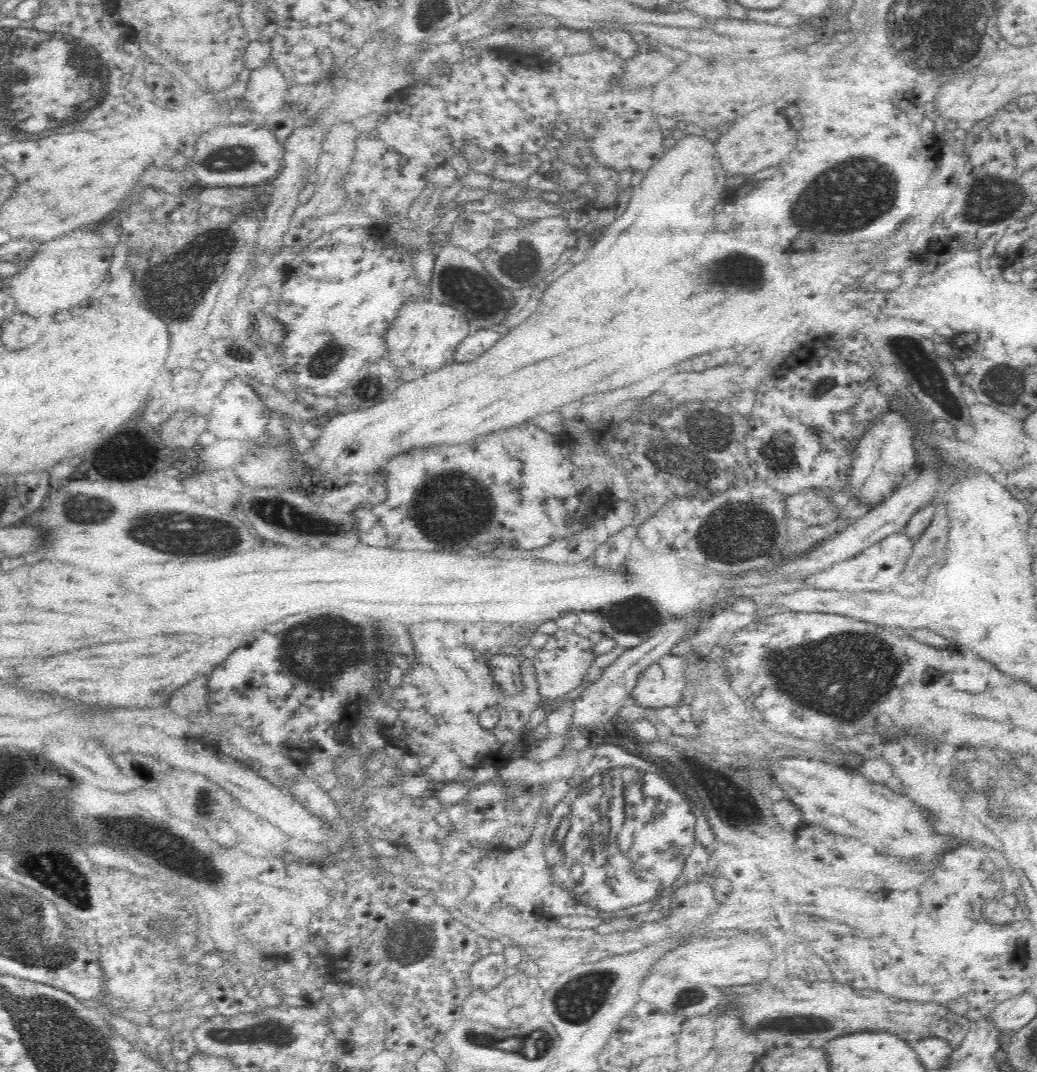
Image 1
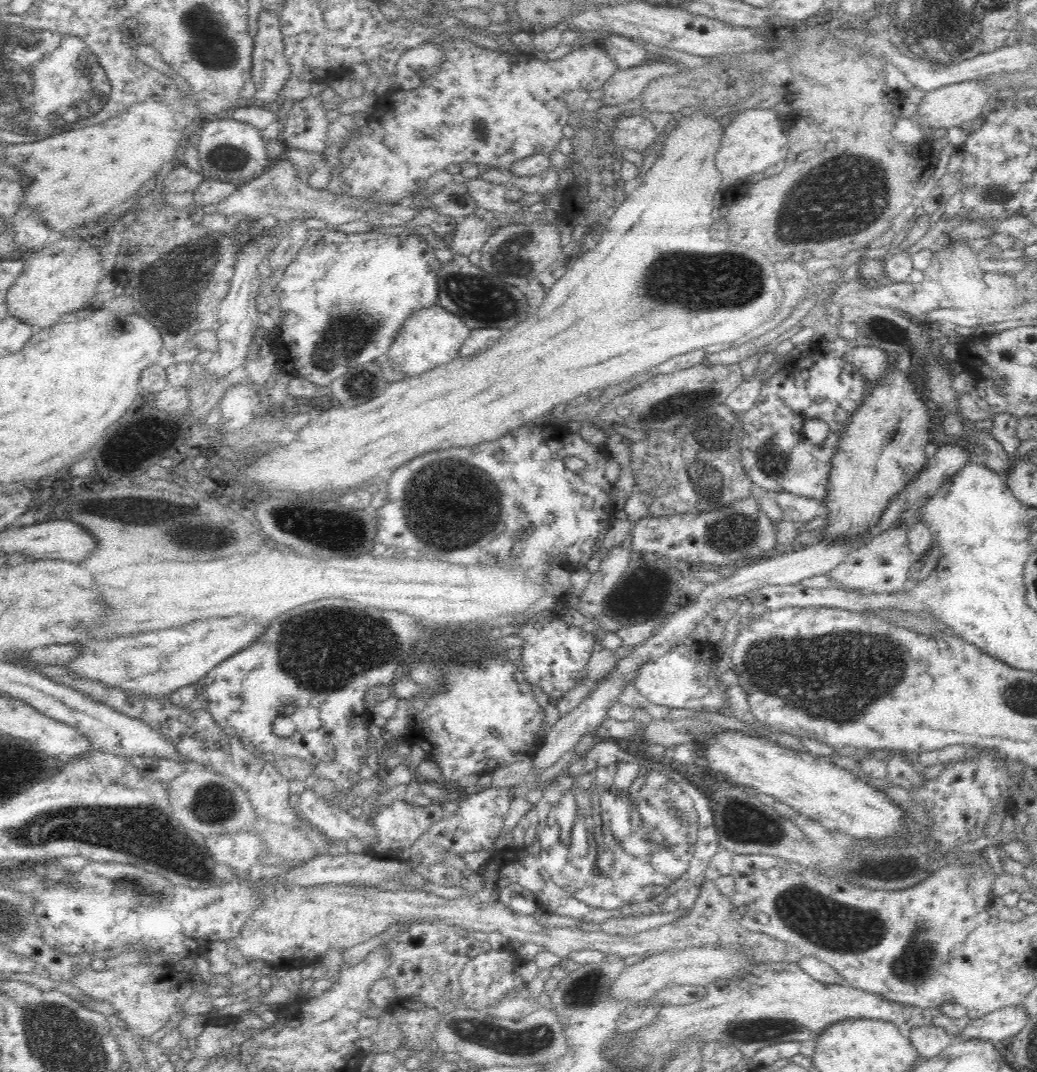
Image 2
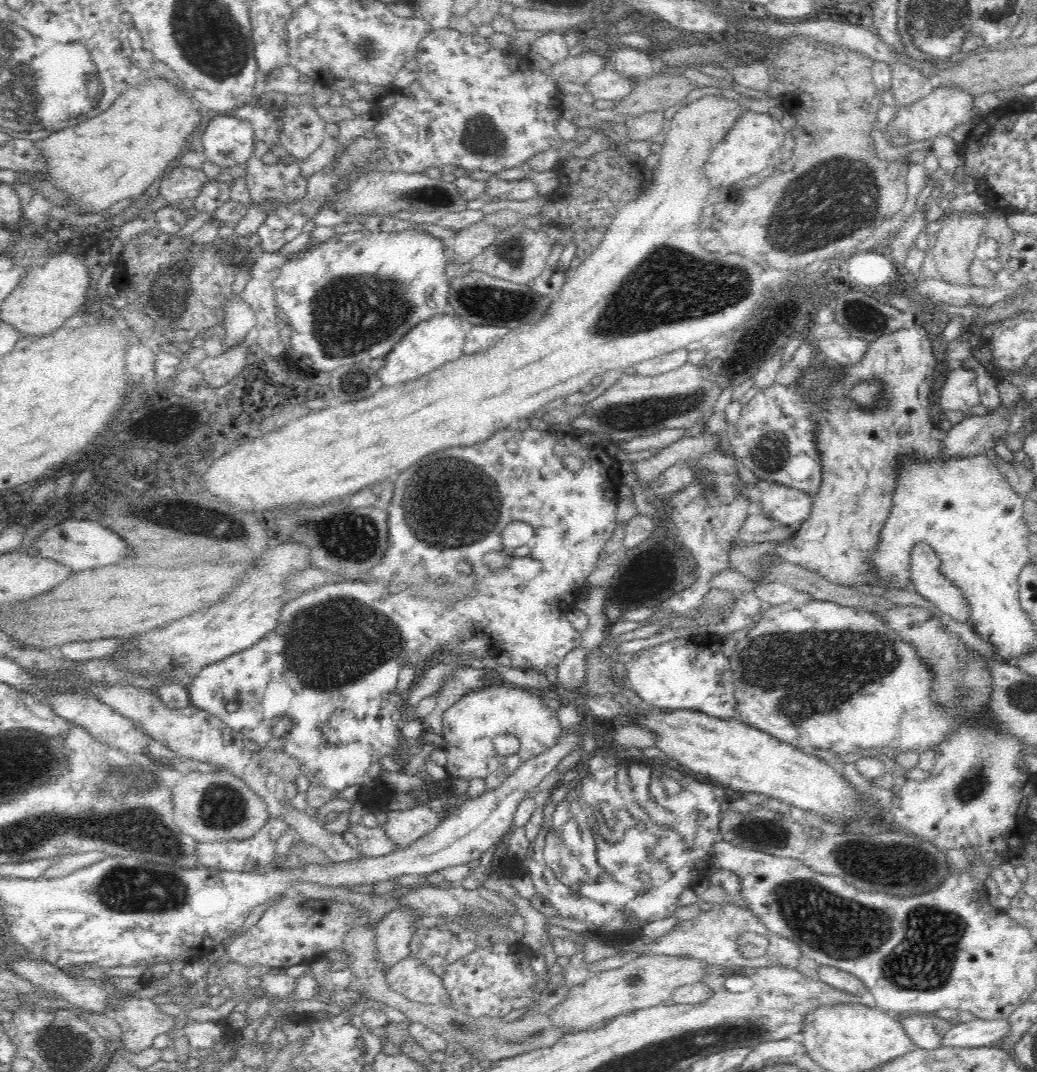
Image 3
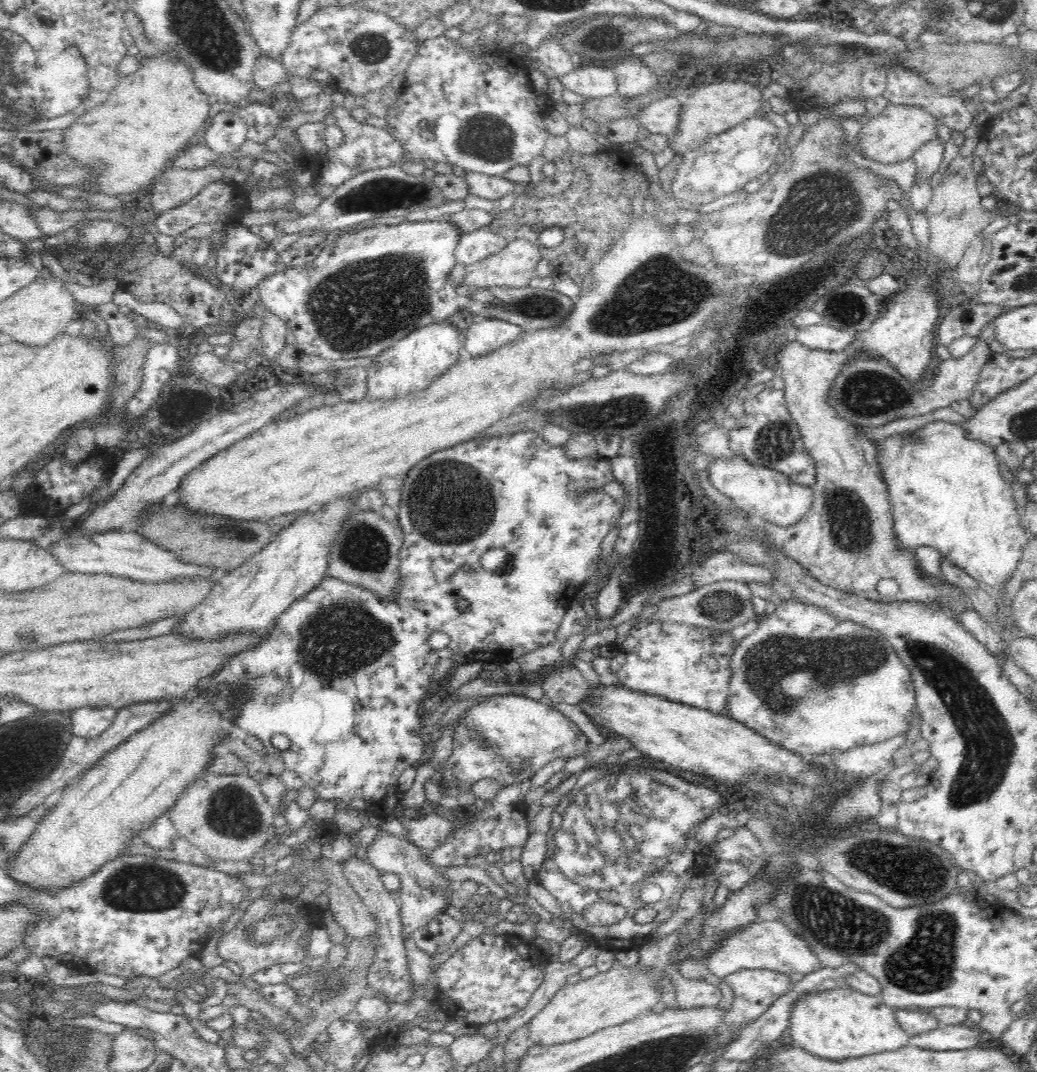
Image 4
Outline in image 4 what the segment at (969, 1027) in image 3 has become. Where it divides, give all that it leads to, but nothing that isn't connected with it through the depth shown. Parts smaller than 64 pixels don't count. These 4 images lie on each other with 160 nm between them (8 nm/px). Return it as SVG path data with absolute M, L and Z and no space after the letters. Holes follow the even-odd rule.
M965 1023L960 1026L948 1026L948 1028L936 1028L936 1030L919 1034L910 1040L910 1046L928 1048L928 1050L966 1050L980 1044L980 1032L975 1028L968 1028Z

